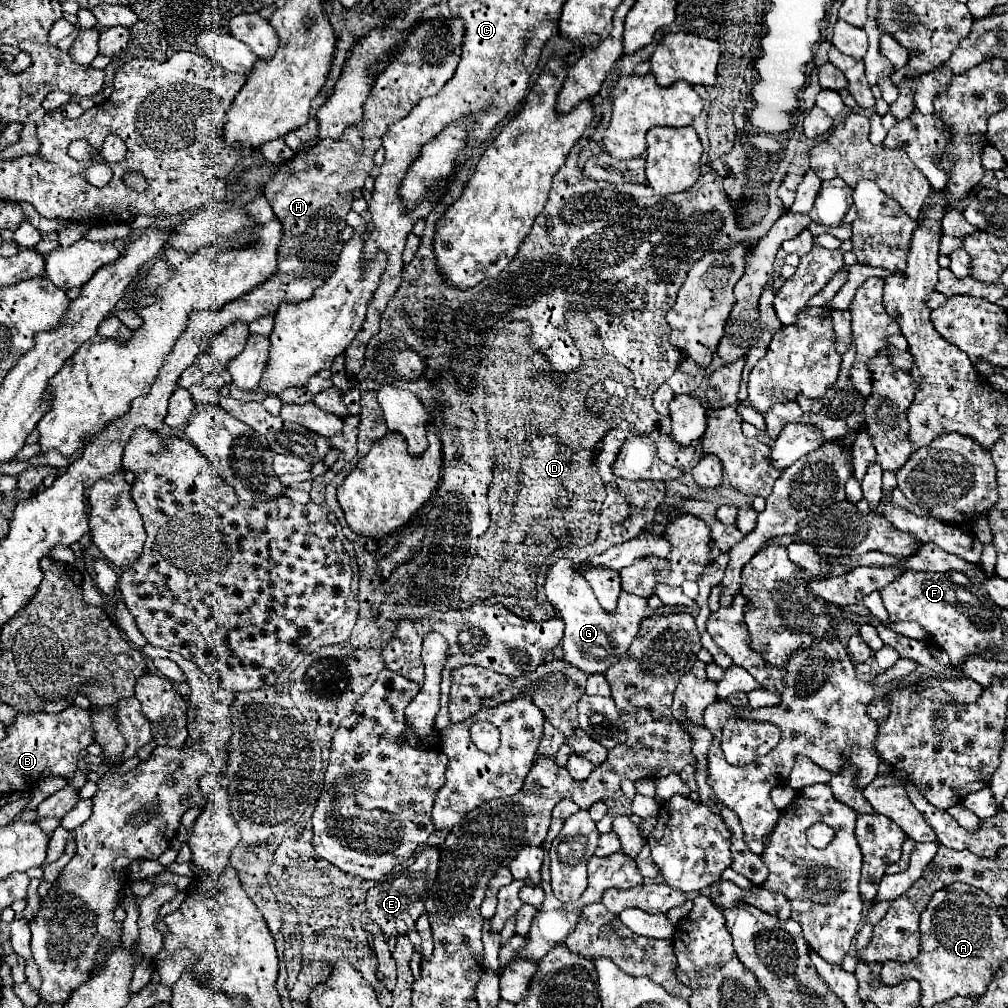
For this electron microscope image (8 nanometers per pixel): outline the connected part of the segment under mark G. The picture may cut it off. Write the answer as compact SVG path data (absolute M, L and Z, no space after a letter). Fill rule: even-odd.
M558 557L556 563L548 567L544 589L556 615L566 625L564 637L562 637L564 661L576 665L586 673L606 673L606 669L618 663L618 659L628 651L630 643L636 639L640 621L644 619L648 609L648 601L644 597L622 591L616 611L606 613L598 605L584 575L574 569L574 563L570 561L570 557Z

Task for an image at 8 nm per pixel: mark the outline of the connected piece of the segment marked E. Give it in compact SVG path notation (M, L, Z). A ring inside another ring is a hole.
M426 847L410 867L386 875L382 881L378 881L376 887L368 891L366 909L370 913L370 919L380 925L386 939L396 939L398 935L408 935L410 931L416 931L416 921L424 913L424 899L428 897L430 885L436 879L438 861L438 847Z

